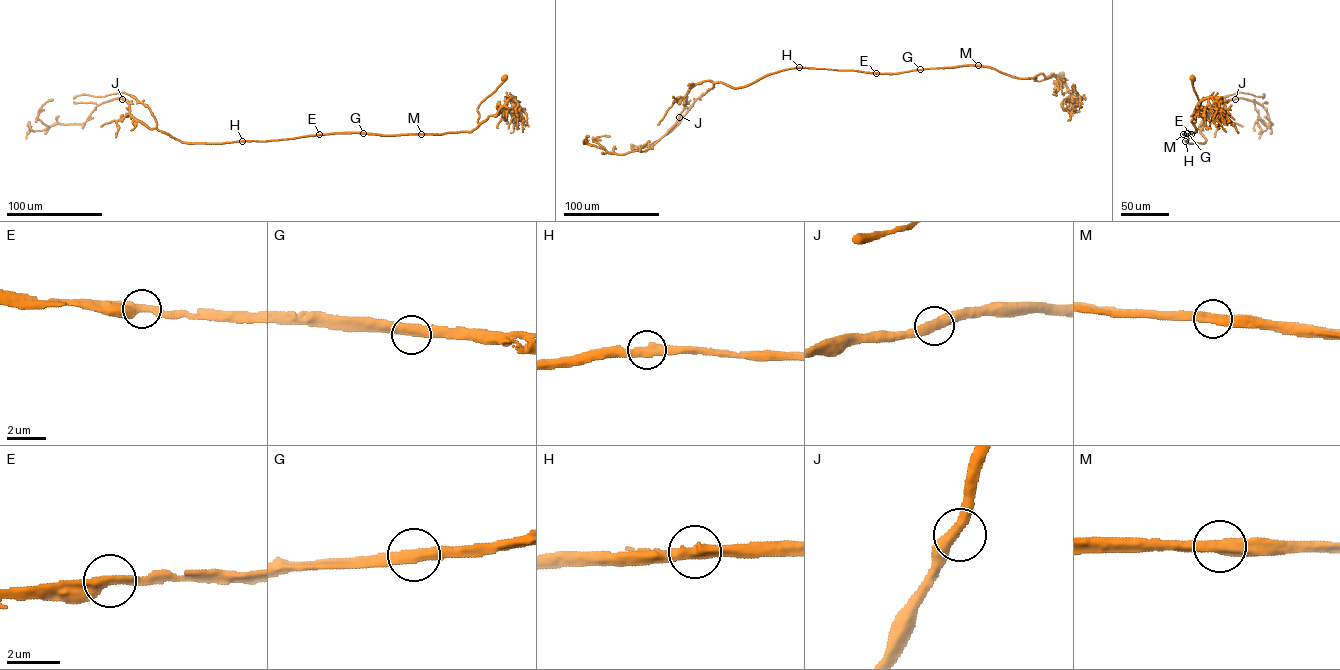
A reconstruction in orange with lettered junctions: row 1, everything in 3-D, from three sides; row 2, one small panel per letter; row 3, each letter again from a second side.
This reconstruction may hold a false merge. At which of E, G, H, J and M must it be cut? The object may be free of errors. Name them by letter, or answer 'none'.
none

